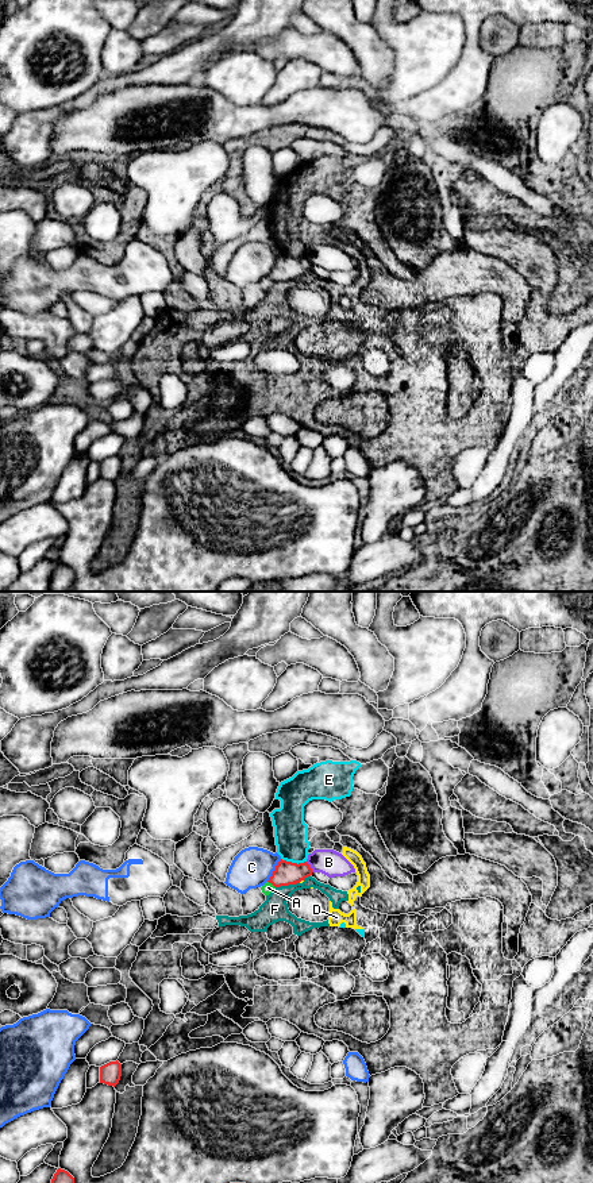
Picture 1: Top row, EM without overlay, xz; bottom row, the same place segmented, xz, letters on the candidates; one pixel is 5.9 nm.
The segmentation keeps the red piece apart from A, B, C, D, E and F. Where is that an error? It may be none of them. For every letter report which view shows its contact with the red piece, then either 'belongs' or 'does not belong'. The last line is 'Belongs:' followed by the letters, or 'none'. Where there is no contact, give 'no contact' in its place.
A: contact in xz; does not belong
B: contact in xz; does not belong
C: contact in xz; does not belong
D: contact in xz; does not belong
E: contact in xz; does not belong
F: contact in xz; does not belong
Belongs: none

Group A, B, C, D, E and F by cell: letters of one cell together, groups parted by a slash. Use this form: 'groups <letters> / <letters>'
groups A / B / C / D E F

